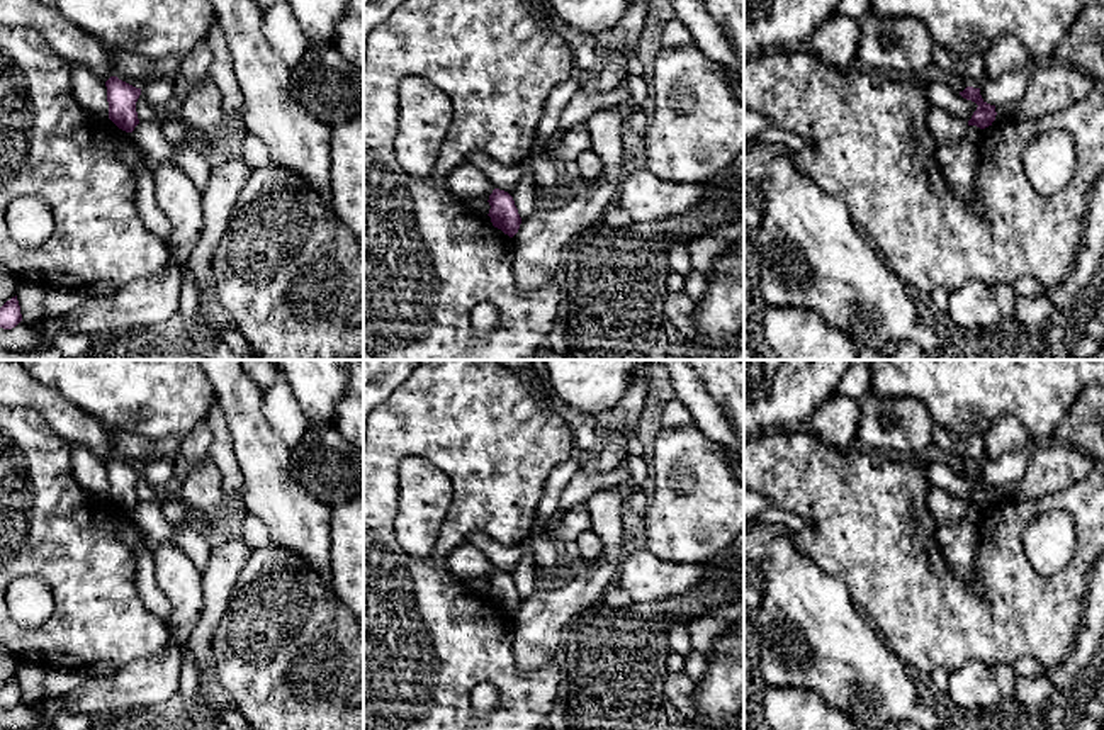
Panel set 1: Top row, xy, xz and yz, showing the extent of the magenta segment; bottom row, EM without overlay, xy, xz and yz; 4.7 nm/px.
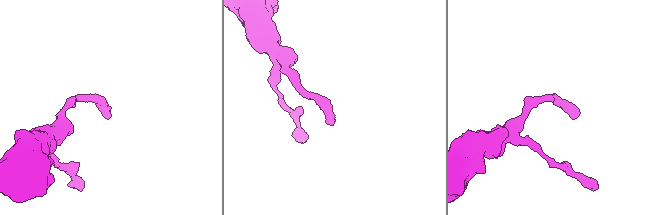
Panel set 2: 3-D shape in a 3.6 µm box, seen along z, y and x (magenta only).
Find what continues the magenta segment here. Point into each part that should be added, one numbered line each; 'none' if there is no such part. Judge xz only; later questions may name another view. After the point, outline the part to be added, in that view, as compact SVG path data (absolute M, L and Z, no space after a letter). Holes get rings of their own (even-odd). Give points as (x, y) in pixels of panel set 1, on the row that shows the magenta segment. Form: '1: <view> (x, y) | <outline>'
none

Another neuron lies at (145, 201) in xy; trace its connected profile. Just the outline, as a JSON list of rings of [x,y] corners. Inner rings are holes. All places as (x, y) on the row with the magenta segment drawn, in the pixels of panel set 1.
[[[121,129],[115,141],[115,151],[132,171],[136,182],[134,205],[138,216],[153,234],[166,241],[172,234],[172,226],[163,211],[158,207],[151,168],[146,165],[131,132]]]

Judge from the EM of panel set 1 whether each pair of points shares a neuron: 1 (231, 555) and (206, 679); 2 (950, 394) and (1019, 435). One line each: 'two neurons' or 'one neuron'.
1: one neuron
2: two neurons

